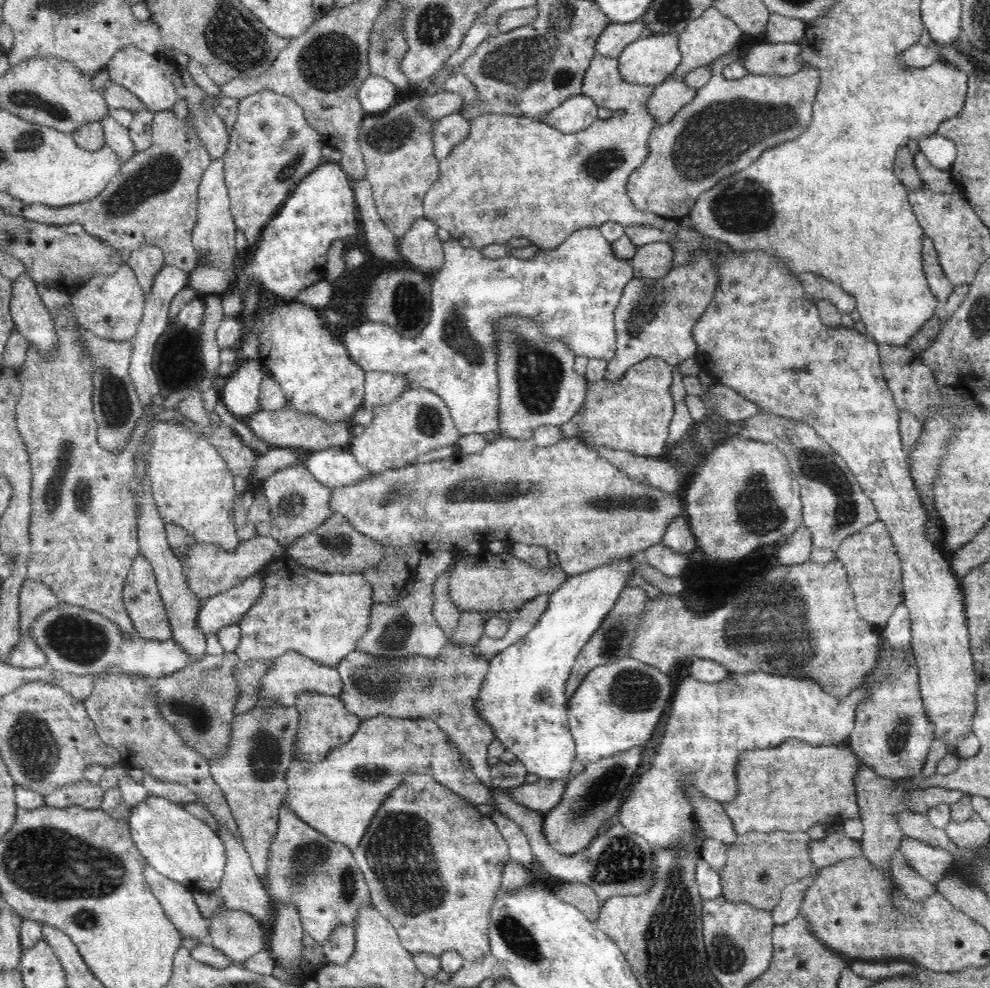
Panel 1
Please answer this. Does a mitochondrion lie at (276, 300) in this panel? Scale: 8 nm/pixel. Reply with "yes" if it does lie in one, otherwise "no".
no

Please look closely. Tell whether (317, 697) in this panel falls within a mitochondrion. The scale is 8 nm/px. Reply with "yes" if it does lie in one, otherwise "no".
no

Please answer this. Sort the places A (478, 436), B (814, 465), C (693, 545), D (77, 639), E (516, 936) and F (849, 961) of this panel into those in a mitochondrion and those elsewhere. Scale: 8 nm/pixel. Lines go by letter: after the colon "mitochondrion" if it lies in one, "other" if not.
A: other
B: mitochondrion
C: other
D: mitochondrion
E: mitochondrion
F: other

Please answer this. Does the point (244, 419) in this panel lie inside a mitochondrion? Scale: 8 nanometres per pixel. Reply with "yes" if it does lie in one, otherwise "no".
no

